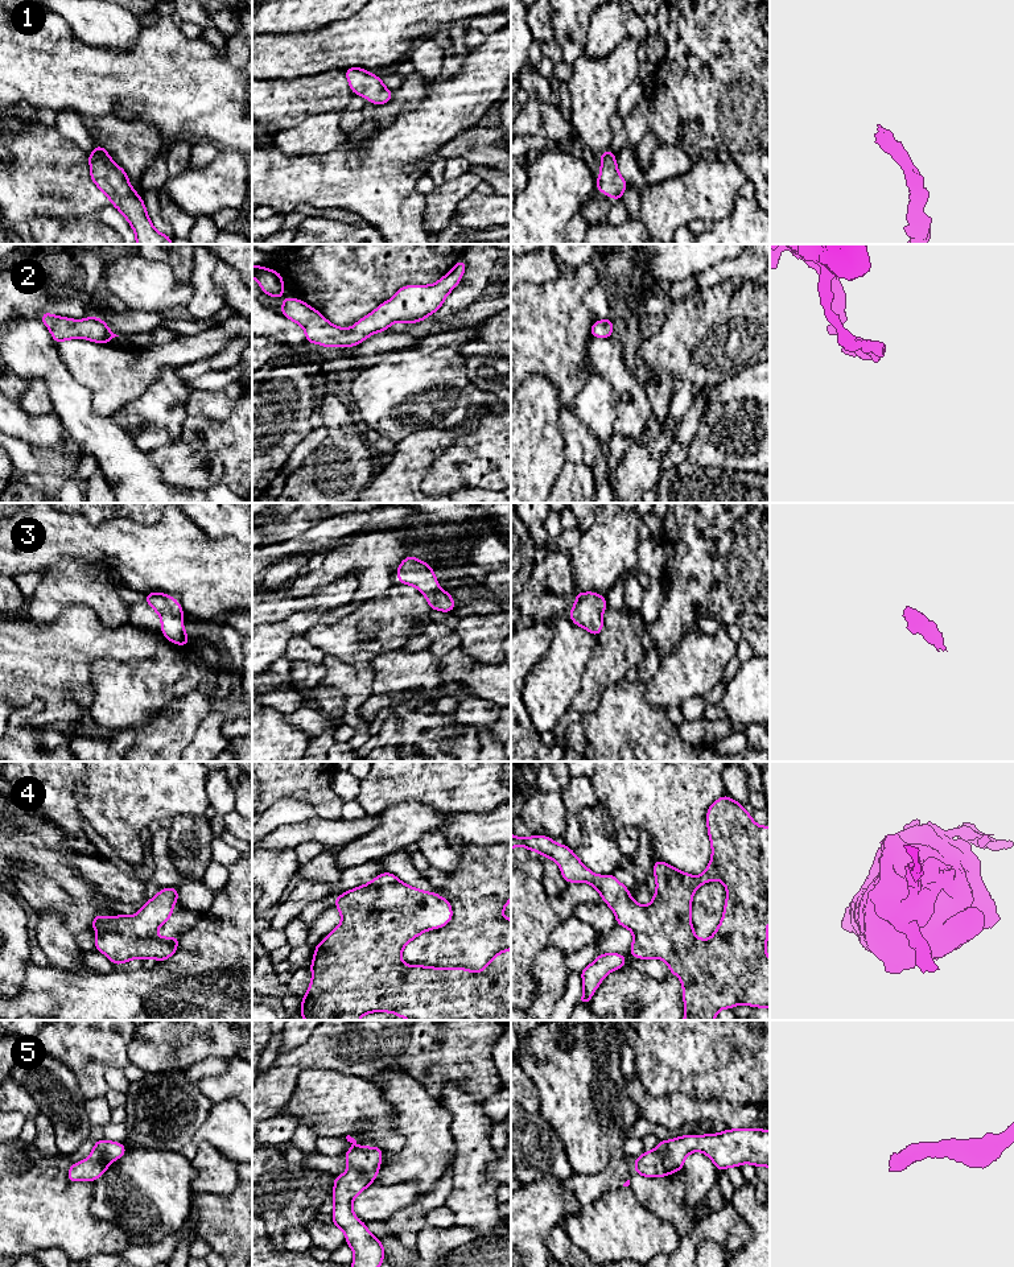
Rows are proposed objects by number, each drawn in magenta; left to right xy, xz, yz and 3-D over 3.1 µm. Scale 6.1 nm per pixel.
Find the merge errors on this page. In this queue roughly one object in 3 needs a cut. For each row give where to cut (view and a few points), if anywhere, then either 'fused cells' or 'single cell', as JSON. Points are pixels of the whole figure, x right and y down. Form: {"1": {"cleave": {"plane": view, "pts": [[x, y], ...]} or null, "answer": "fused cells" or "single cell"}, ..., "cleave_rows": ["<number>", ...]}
{"1": {"cleave": null, "answer": "single cell"}, "2": {"cleave": null, "answer": "single cell"}, "3": {"cleave": null, "answer": "single cell"}, "4": {"cleave": null, "answer": "single cell"}, "5": {"cleave": null, "answer": "single cell"}, "cleave_rows": []}

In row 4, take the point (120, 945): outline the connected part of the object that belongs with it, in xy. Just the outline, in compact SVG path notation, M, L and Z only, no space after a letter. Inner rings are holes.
M170 887L158 891L136 915L124 916L119 913L115 917L96 915L90 925L98 932L95 950L106 954L114 965L121 965L135 958L154 958L157 962L170 958L178 948L180 938L177 936L157 937L154 932L170 919L172 908L177 901L178 888Z

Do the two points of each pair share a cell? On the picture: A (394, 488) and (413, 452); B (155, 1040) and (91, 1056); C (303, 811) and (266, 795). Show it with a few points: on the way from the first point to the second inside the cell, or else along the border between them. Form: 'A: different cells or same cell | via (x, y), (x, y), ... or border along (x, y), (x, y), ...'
A: same cell | via (400, 479), (402, 469), (408, 461)
B: different cells | border along (134, 1034), (128, 1045), (130, 1064)
C: different cells | border along (309, 803), (280, 799), (266, 811)

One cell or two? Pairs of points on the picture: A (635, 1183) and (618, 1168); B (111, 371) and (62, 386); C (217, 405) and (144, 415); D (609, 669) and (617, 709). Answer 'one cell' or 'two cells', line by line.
A: two cells
B: two cells
C: two cells
D: two cells

